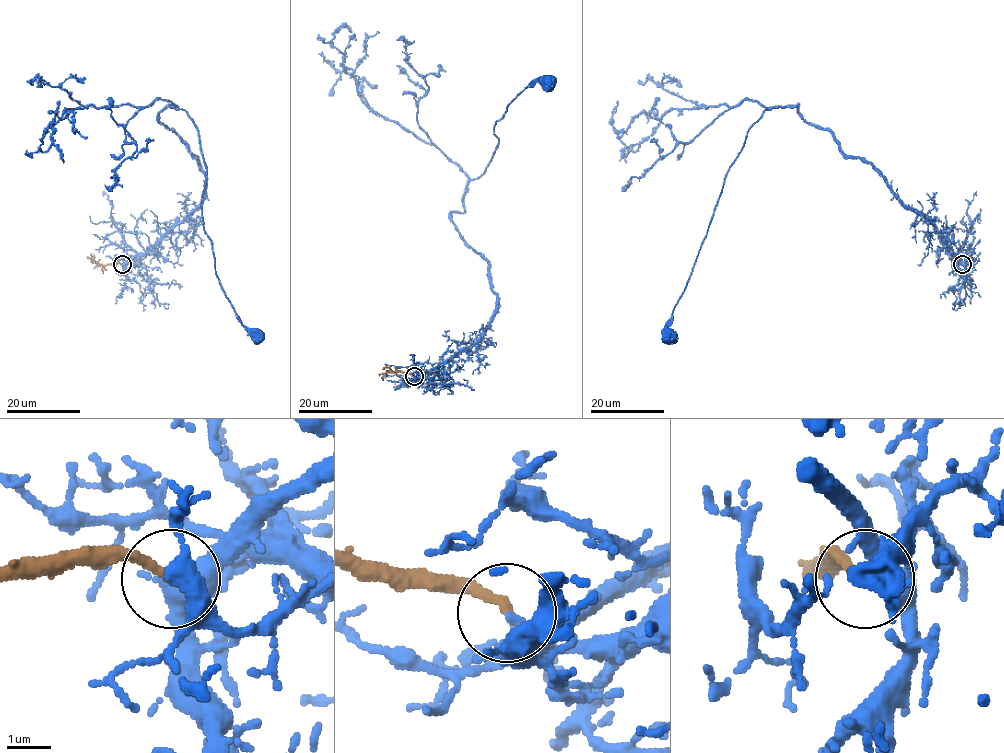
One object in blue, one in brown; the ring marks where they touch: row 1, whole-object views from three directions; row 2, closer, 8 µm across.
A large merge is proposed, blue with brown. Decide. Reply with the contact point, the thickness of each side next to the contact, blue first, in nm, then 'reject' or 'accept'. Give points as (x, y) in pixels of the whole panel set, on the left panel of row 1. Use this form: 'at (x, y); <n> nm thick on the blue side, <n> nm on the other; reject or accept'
at (122, 264); 280 nm thick on the blue side, 220 nm on the other; accept

